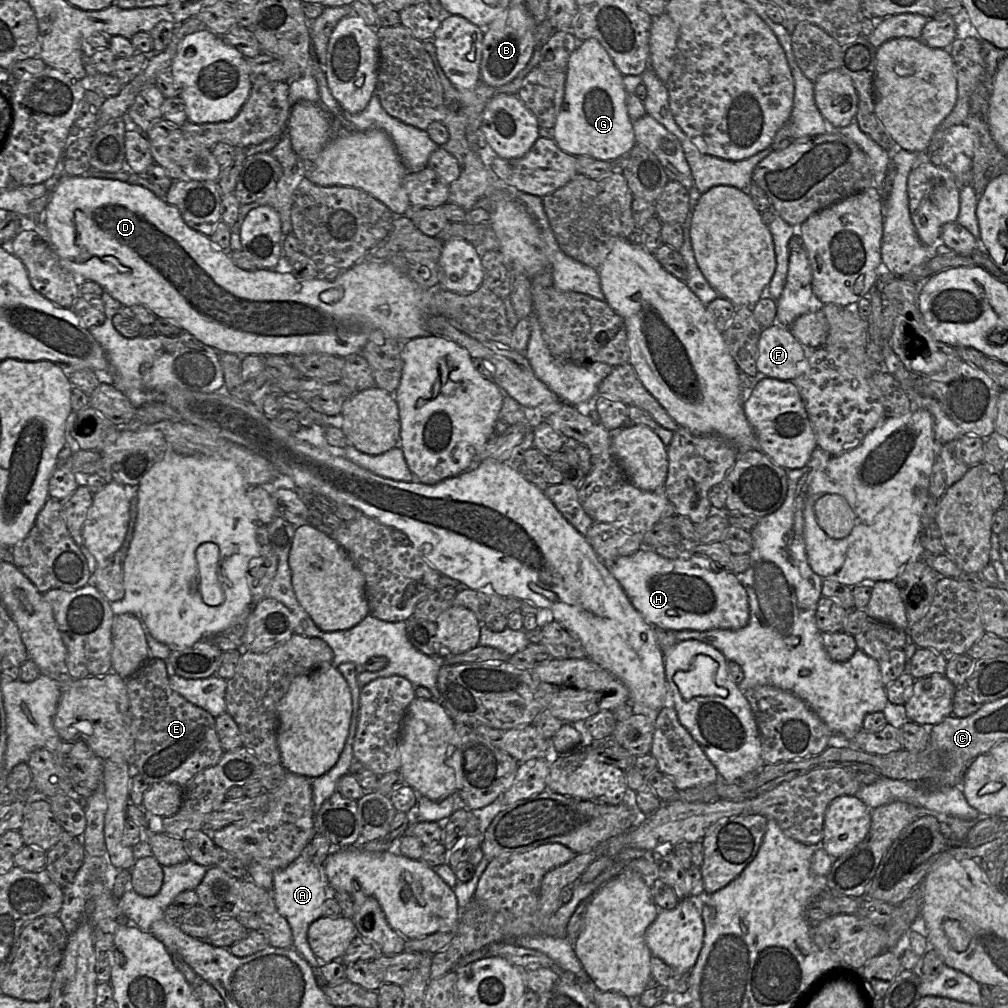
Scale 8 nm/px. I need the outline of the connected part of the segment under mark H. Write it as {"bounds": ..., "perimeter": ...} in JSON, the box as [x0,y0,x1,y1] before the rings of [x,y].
{"bounds":[610,549,749,631],"perimeter":[[[640,549],[631,556],[617,559],[610,566],[610,572],[620,583],[632,605],[653,626],[674,631],[738,630],[745,627],[749,622],[749,597],[740,581],[740,576],[734,572],[714,567],[705,558],[679,558],[672,560],[657,554],[651,549]]]}

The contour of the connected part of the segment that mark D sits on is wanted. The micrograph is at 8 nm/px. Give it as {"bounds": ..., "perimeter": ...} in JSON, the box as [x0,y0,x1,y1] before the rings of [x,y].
{"bounds":[43,175,438,358],"perimeter":[[[64,175],[50,193],[49,202],[43,213],[43,223],[50,235],[50,245],[58,256],[61,265],[80,281],[94,281],[100,284],[104,291],[124,306],[140,305],[149,309],[156,316],[174,320],[184,331],[189,332],[204,344],[213,347],[217,352],[228,352],[238,356],[323,353],[343,358],[360,353],[373,332],[381,332],[387,340],[393,340],[400,345],[409,339],[430,334],[426,327],[426,318],[429,316],[429,295],[438,287],[423,289],[390,263],[355,263],[352,267],[343,270],[334,281],[324,281],[316,277],[301,279],[296,278],[291,273],[277,273],[271,269],[243,270],[232,262],[228,251],[216,247],[209,237],[190,228],[175,206],[139,185],[84,175]]]}

